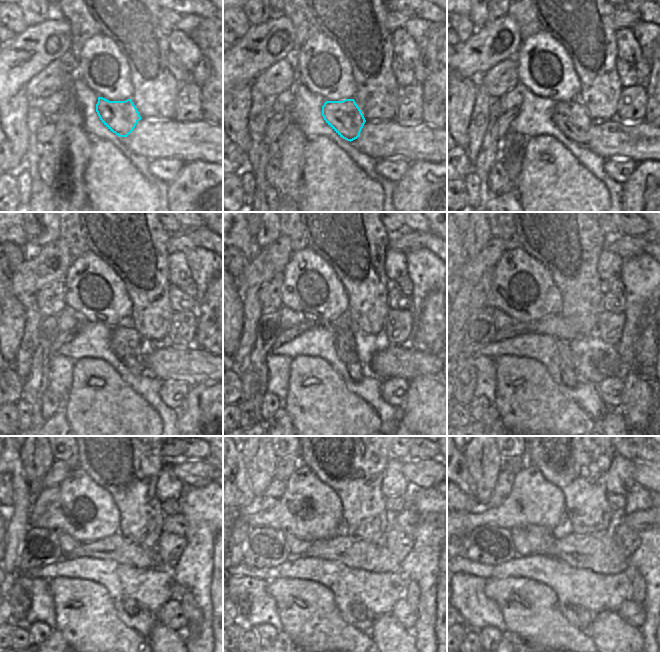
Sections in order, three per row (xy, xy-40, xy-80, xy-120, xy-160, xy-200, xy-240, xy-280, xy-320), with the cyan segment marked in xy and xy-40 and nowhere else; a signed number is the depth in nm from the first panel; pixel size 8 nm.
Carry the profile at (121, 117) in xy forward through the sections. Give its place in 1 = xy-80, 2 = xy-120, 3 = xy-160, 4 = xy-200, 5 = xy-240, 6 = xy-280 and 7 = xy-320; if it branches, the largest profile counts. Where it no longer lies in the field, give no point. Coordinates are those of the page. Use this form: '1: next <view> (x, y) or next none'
1: next xy-80 (571, 117)
2: next xy-120 (126, 343)
3: next xy-160 (345, 342)
4: next xy-200 (579, 380)
5: next xy-240 (132, 607)
6: next xy-280 (358, 611)
7: next xy-320 (585, 616)

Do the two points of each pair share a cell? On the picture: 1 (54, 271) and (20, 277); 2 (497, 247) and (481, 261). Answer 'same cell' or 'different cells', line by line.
1: same cell
2: same cell

